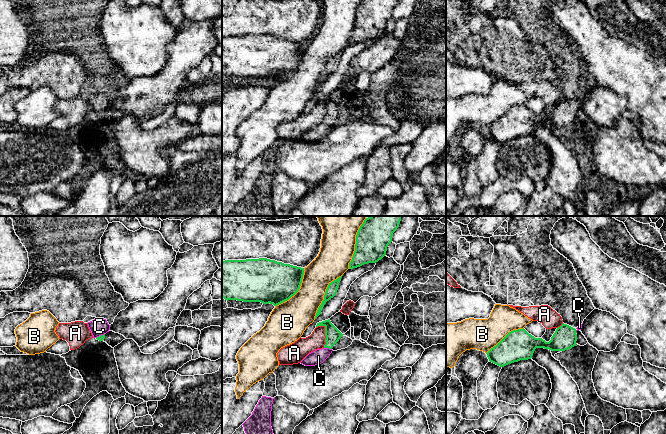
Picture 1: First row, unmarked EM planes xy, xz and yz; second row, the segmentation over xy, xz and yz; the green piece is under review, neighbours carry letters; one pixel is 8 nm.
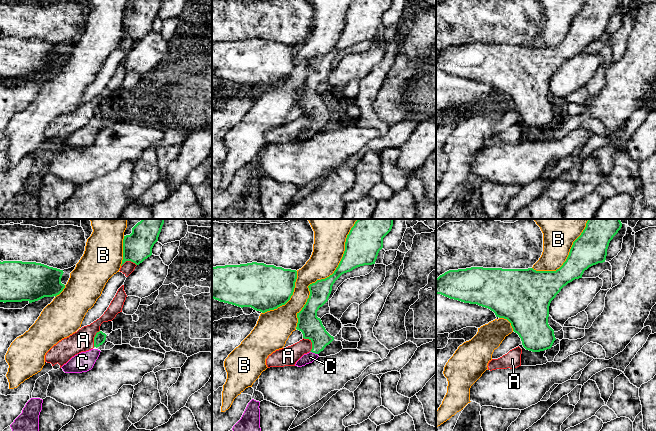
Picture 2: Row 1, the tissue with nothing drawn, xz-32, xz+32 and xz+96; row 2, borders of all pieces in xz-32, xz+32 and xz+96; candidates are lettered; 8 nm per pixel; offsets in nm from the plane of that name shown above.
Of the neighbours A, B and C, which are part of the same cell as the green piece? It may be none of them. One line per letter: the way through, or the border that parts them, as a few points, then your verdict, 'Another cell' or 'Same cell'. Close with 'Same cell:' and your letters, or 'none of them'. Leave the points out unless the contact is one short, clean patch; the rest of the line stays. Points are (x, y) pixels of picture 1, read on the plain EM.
A: Another cell
B: Another cell
C: Path across: xz (332, 110), (328, 123), (318, 132). Same cell
Same cell: C

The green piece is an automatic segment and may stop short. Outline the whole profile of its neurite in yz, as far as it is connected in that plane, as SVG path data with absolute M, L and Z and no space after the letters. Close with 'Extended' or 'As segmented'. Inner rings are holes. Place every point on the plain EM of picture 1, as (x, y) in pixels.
M564 99L556 105L549 118L535 114L523 104L509 108L486 130L490 138L504 143L520 136L531 135L536 124L565 127L576 122L576 117L576 105Z. As segmented

